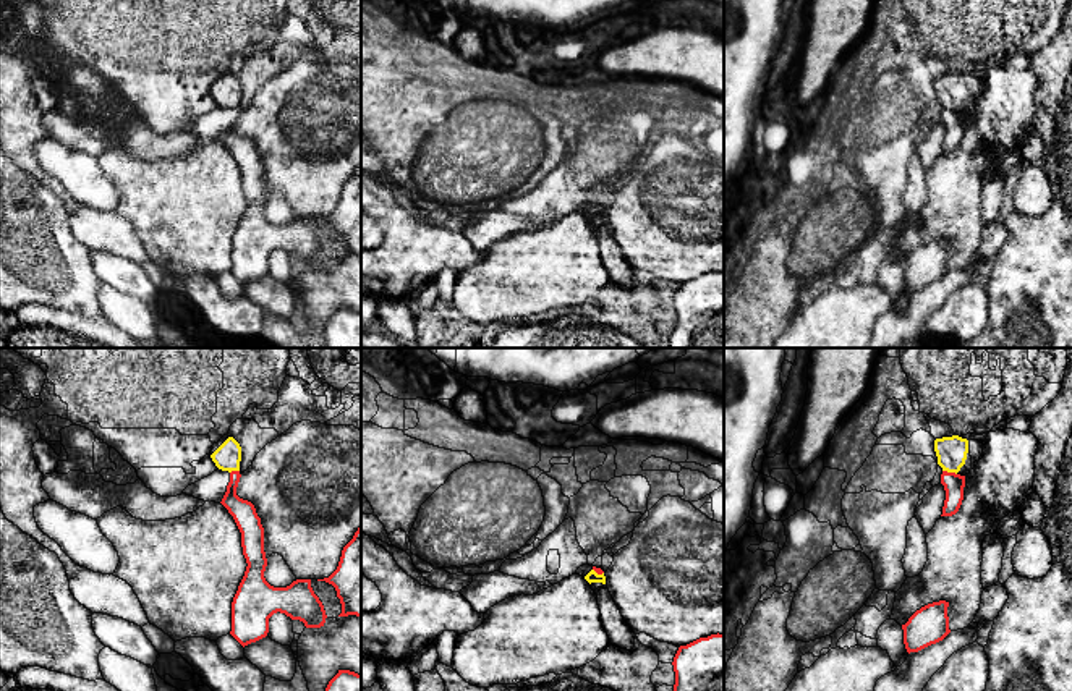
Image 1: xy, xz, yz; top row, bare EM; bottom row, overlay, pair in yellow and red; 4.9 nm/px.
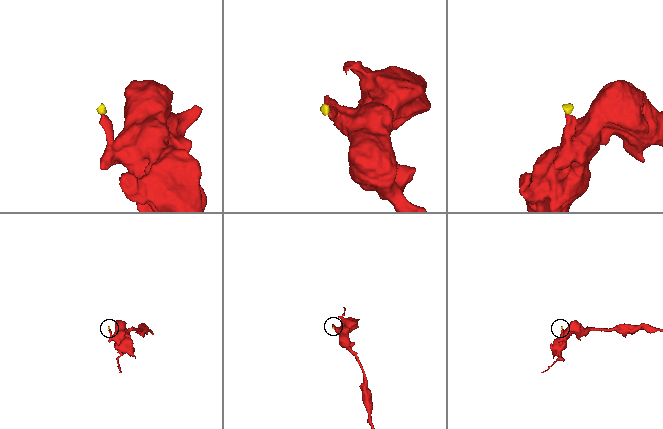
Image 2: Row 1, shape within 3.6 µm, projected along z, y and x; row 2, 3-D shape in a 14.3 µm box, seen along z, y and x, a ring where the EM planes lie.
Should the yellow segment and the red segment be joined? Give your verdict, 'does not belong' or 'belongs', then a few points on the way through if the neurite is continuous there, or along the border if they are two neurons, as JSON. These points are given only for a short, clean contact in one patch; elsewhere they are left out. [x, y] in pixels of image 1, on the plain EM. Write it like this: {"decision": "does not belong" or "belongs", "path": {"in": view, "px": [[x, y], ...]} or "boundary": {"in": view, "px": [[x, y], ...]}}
{"decision": "does not belong", "boundary": {"in": "yz", "px": [[943, 107], [956, 112]]}}

